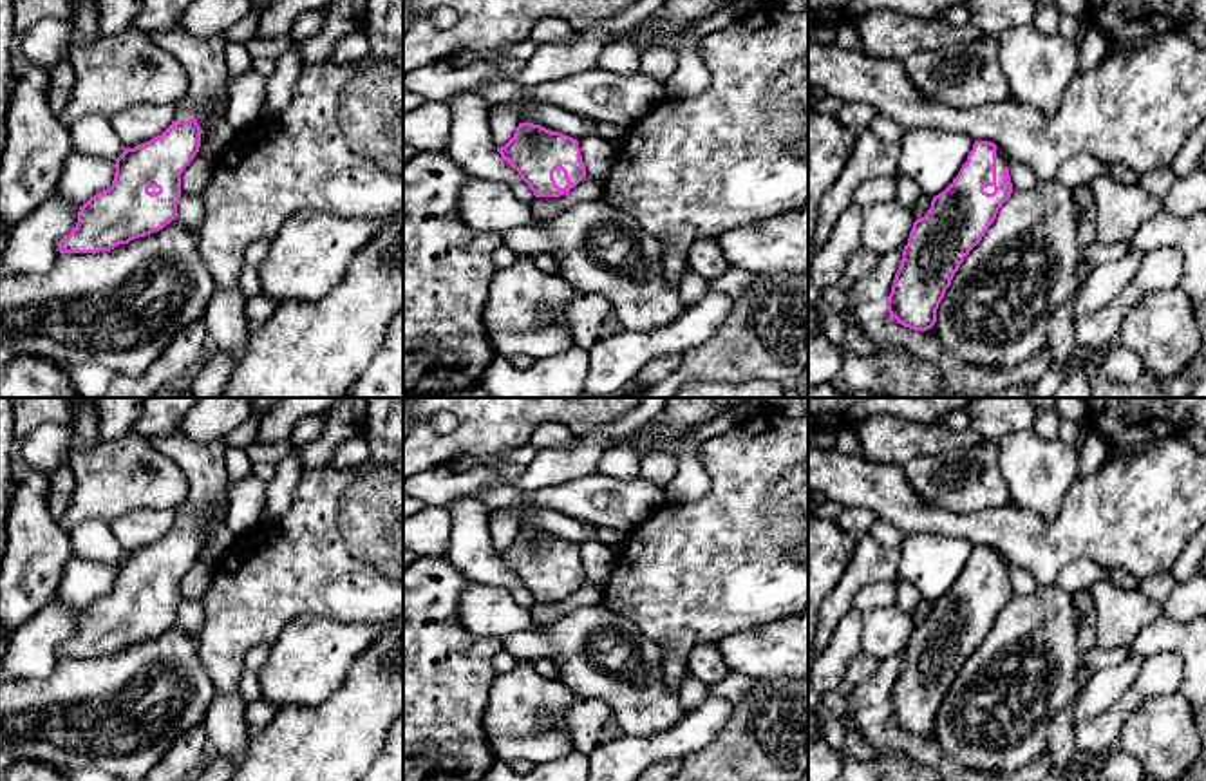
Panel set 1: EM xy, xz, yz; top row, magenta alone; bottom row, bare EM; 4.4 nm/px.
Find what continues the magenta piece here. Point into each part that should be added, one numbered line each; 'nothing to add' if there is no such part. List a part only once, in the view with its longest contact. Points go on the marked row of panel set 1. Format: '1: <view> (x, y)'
1: yz (1002, 159)

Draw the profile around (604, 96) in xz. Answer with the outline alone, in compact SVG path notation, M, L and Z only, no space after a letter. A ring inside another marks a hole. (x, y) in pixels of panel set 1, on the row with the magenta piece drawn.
M600 69L580 71L535 87L521 87L510 80L485 83L479 92L490 105L504 105L523 98L551 101L580 116L624 128L635 125L656 103L667 98L665 83L636 71L620 76Z

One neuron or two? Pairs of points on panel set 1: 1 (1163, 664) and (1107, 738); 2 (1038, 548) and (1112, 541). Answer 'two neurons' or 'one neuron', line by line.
1: one neuron
2: one neuron

